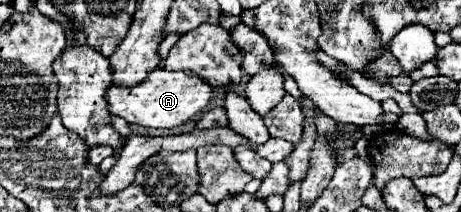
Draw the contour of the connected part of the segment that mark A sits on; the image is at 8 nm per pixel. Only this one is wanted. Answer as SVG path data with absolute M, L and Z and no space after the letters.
M155 68L141 84L133 88L111 86L107 96L109 112L121 116L129 124L141 124L147 128L175 128L209 106L213 98L213 86L205 84L205 80L199 76L191 76L189 72L167 72L165 68Z

